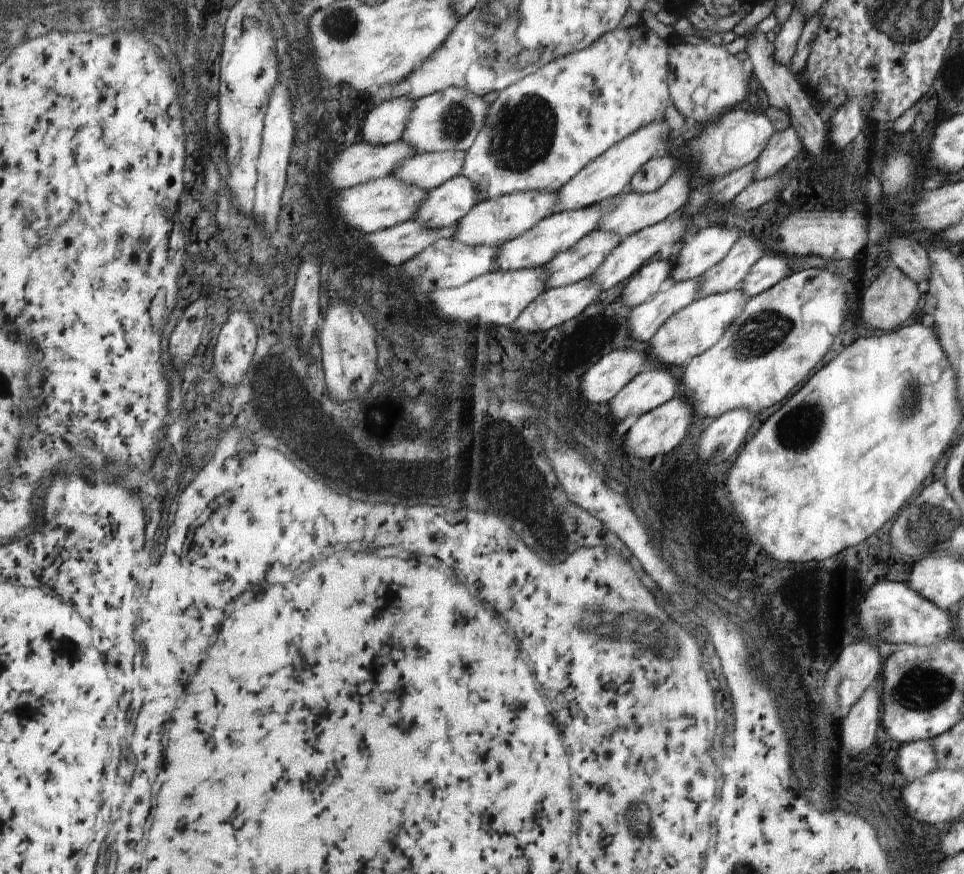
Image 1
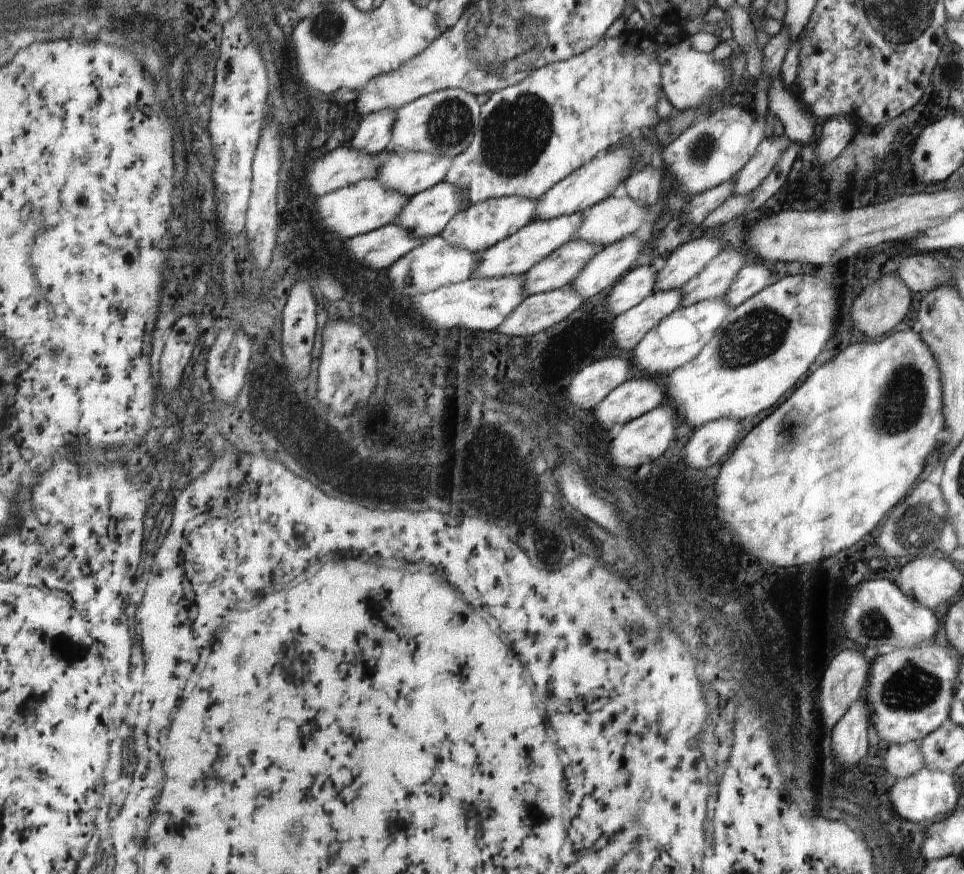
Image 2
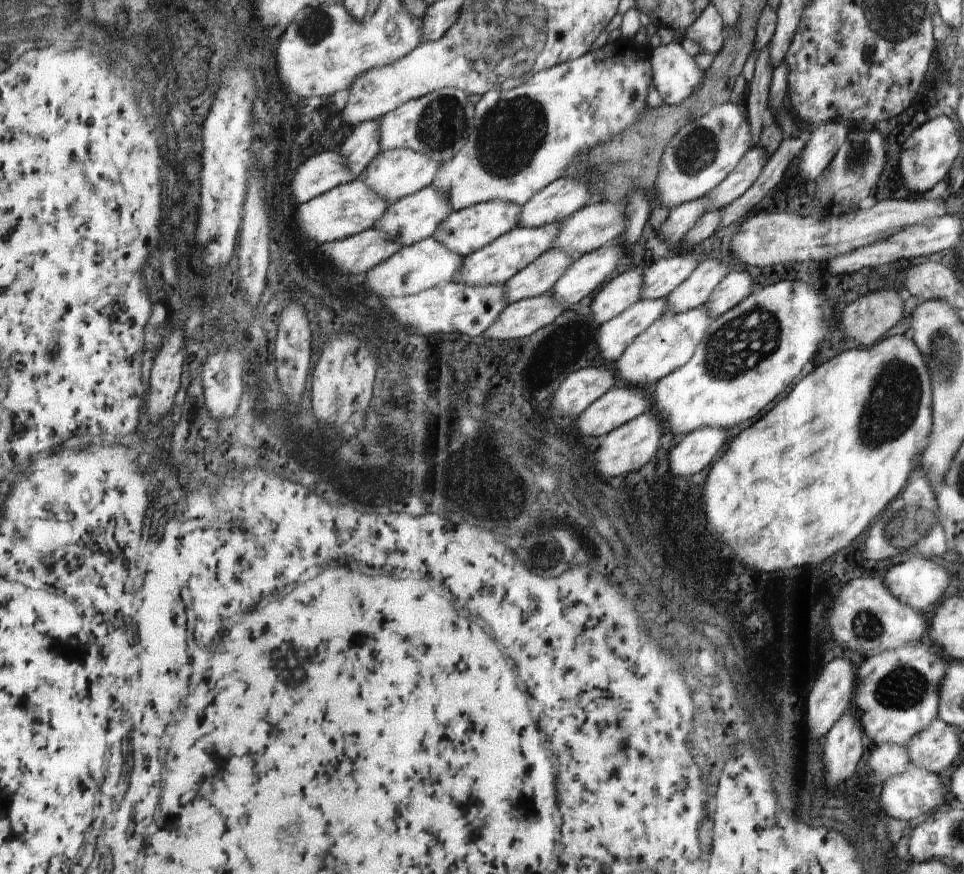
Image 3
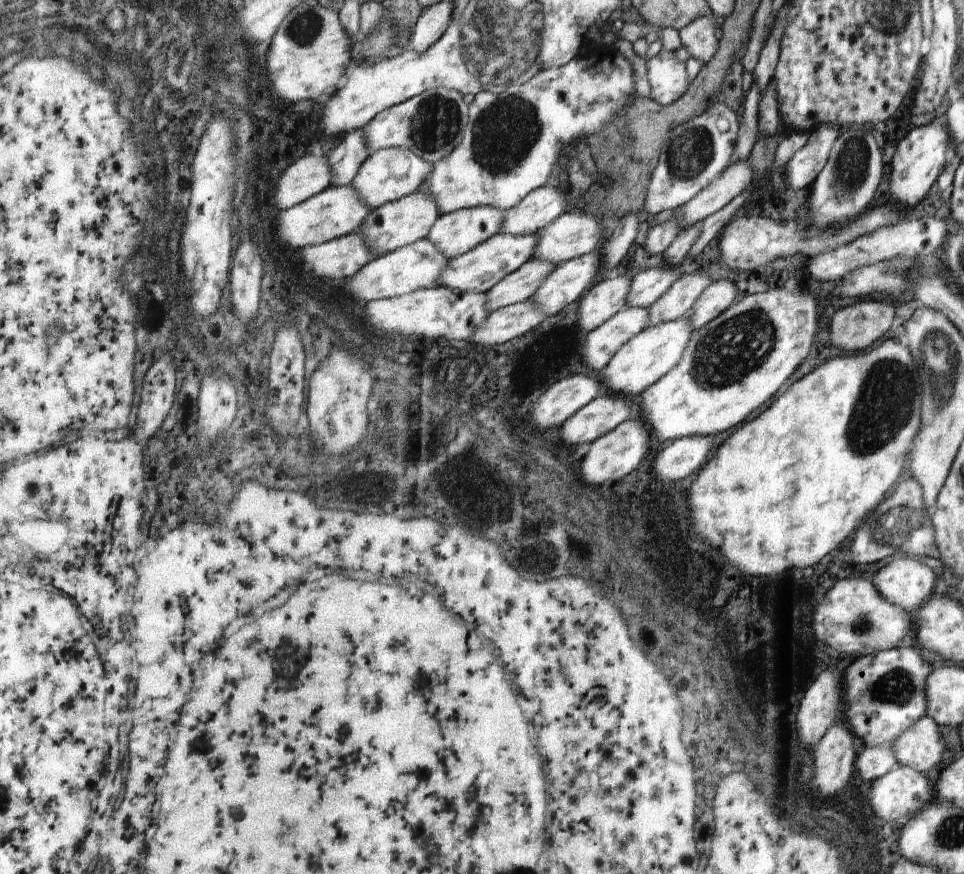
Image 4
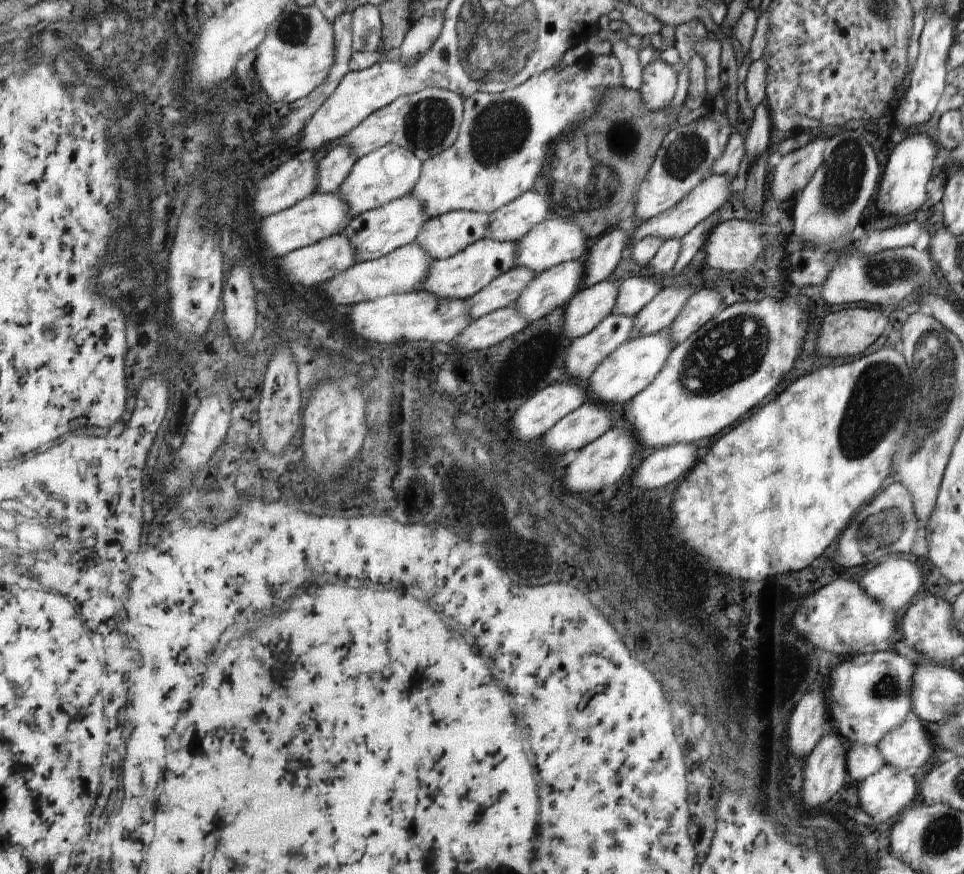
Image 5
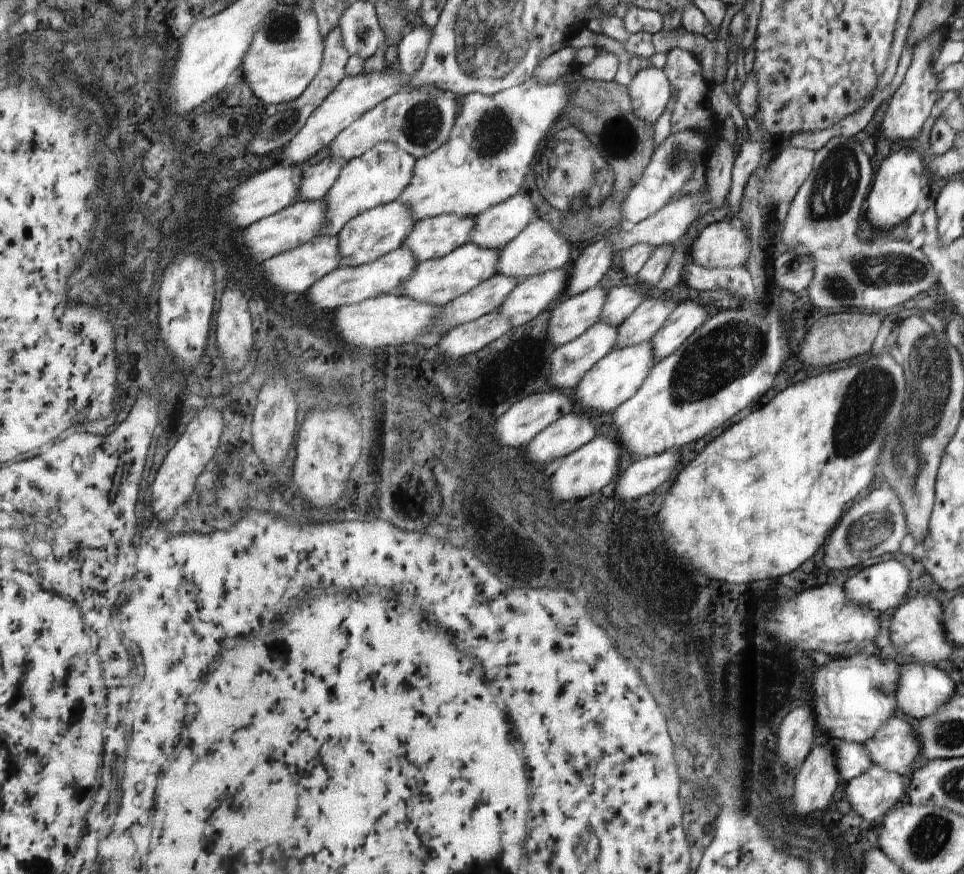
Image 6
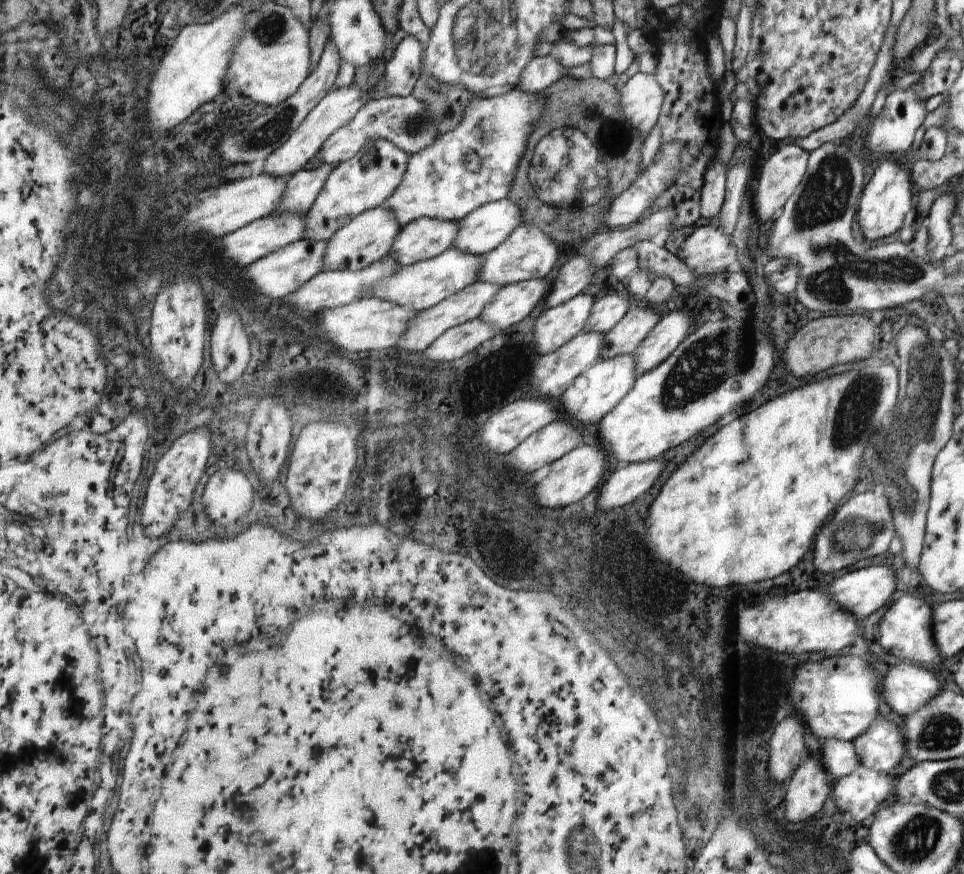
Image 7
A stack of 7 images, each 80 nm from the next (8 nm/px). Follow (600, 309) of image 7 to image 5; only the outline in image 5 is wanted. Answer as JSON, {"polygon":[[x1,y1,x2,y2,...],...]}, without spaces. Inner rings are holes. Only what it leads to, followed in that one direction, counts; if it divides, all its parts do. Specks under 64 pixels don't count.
{"polygon":[[652,276,634,277,620,281,619,302,616,303,612,314,635,316,648,305,648,302,662,290,662,282,655,282]]}

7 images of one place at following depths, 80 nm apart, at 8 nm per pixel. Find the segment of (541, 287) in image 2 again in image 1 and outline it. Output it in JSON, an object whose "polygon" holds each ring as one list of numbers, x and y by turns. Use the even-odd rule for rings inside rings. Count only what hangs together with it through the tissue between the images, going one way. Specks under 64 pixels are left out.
{"polygon":[[594,230,562,254,543,265,549,270,548,289,565,287,588,278,604,257,621,241,616,234]]}

